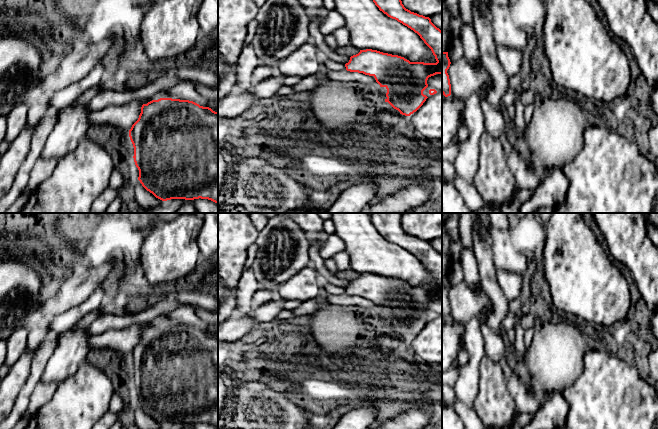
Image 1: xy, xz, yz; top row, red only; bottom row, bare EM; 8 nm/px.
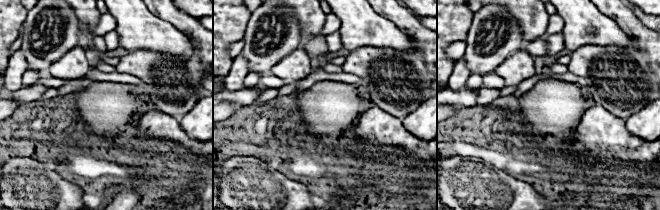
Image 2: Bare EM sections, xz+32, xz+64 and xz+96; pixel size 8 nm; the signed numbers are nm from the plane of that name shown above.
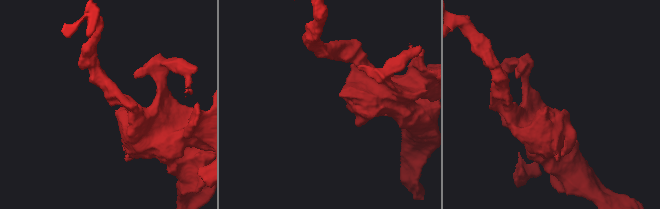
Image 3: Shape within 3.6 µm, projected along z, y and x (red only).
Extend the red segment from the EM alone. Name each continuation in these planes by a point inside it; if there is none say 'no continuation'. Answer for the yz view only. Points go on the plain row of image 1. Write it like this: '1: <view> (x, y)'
no continuation

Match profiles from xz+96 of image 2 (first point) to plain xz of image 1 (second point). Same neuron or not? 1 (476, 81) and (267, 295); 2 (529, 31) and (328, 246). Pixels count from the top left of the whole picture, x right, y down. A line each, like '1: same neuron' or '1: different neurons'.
1: same neuron
2: different neurons

